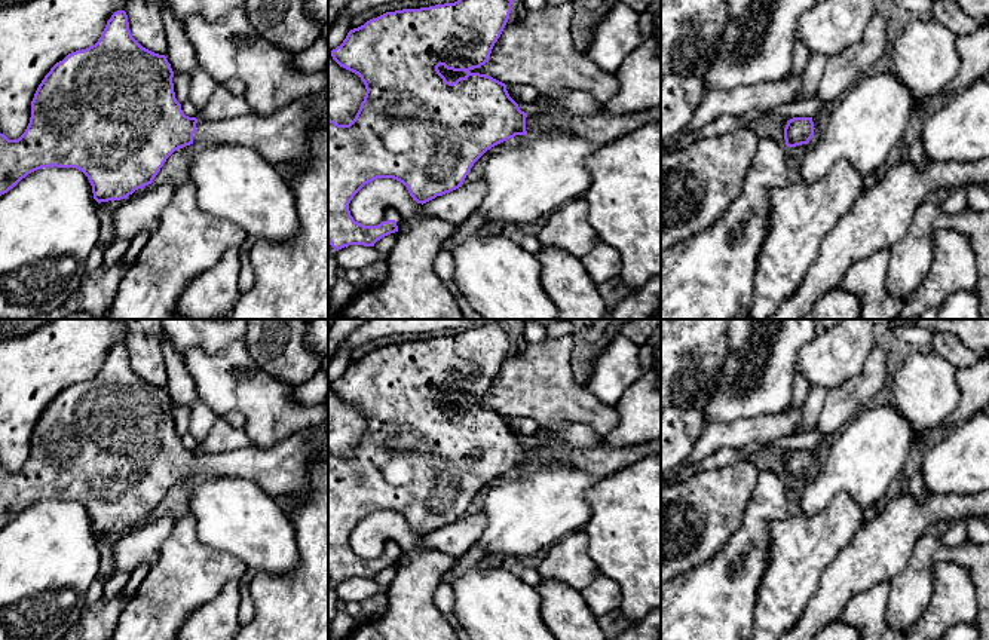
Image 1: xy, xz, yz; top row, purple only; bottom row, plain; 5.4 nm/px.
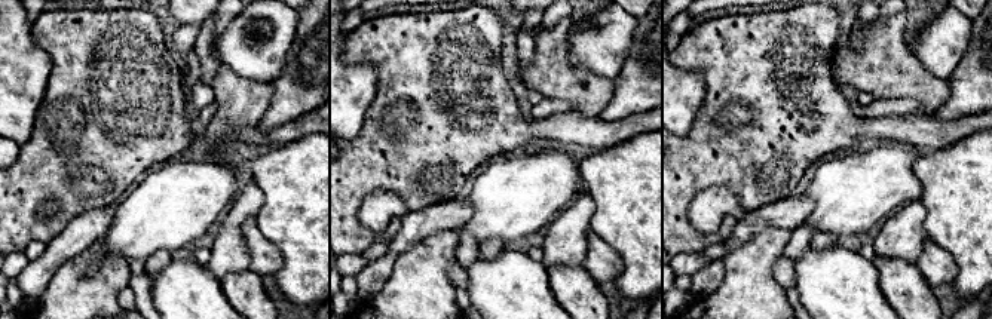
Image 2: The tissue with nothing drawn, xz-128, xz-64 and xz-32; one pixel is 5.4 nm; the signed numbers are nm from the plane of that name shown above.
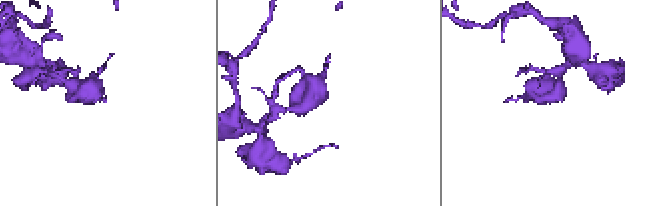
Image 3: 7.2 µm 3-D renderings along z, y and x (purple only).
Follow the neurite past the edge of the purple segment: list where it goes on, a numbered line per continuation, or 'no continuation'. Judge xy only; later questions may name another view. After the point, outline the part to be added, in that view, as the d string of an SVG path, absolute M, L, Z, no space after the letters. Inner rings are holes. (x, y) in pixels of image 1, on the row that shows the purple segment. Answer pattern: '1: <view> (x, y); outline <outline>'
1: xy (284, 135); outline M328 94L301 97L264 117L247 116L205 120L198 119L193 144L239 144L260 151L270 163L298 160L310 156L310 135L315 128L328 126Z

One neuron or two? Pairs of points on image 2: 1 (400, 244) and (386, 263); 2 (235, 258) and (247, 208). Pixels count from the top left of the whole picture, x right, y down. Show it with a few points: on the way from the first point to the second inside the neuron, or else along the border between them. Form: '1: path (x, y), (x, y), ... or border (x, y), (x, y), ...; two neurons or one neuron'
1: path (395, 248), (389, 258); one neuron
2: path (233, 247), (235, 220); one neuron

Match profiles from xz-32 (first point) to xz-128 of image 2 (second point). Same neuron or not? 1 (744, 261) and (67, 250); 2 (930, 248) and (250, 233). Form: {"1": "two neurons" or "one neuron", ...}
{"1": "two neurons", "2": "one neuron"}

